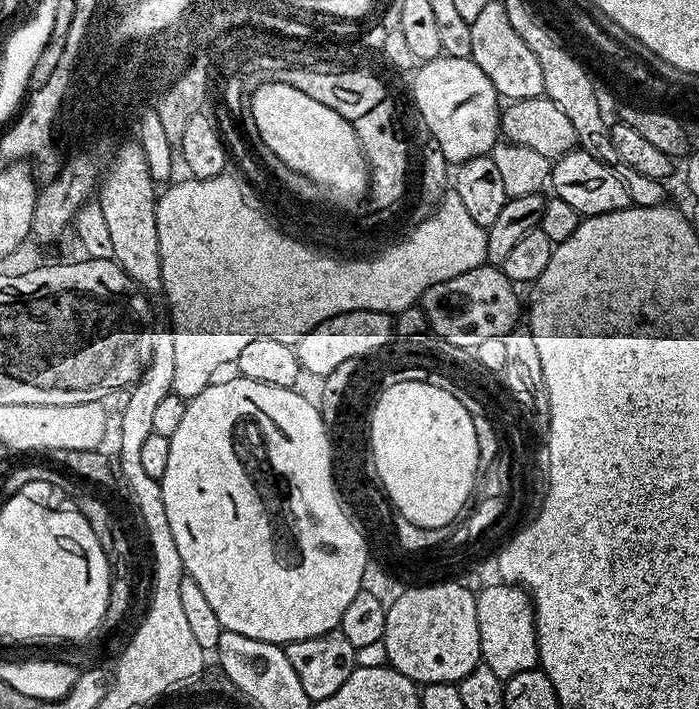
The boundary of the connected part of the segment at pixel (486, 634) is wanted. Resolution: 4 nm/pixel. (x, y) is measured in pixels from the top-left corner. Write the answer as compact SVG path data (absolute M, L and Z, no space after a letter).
M503 582L489 583L476 597L478 637L481 638L480 658L500 680L537 667L540 647L536 641L536 609L532 597L523 587Z

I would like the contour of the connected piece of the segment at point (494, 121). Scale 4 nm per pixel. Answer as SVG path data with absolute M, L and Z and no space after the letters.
M441 54L423 61L412 77L412 96L428 127L427 135L437 140L449 165L459 166L467 160L491 153L501 135L502 100L490 78L482 74L481 68L472 59Z

